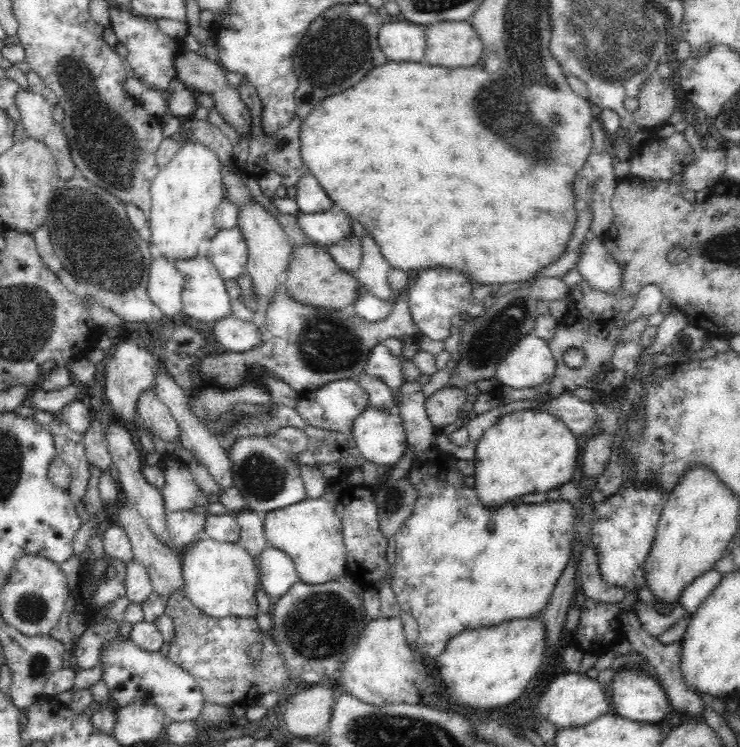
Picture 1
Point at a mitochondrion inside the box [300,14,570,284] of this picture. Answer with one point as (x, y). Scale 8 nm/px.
(332, 34)

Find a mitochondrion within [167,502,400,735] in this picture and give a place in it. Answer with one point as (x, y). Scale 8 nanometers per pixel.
(317, 625)

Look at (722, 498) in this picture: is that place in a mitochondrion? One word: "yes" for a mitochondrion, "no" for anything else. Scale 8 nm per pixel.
no

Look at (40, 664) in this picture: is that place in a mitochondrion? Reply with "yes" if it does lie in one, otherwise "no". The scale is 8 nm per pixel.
yes

